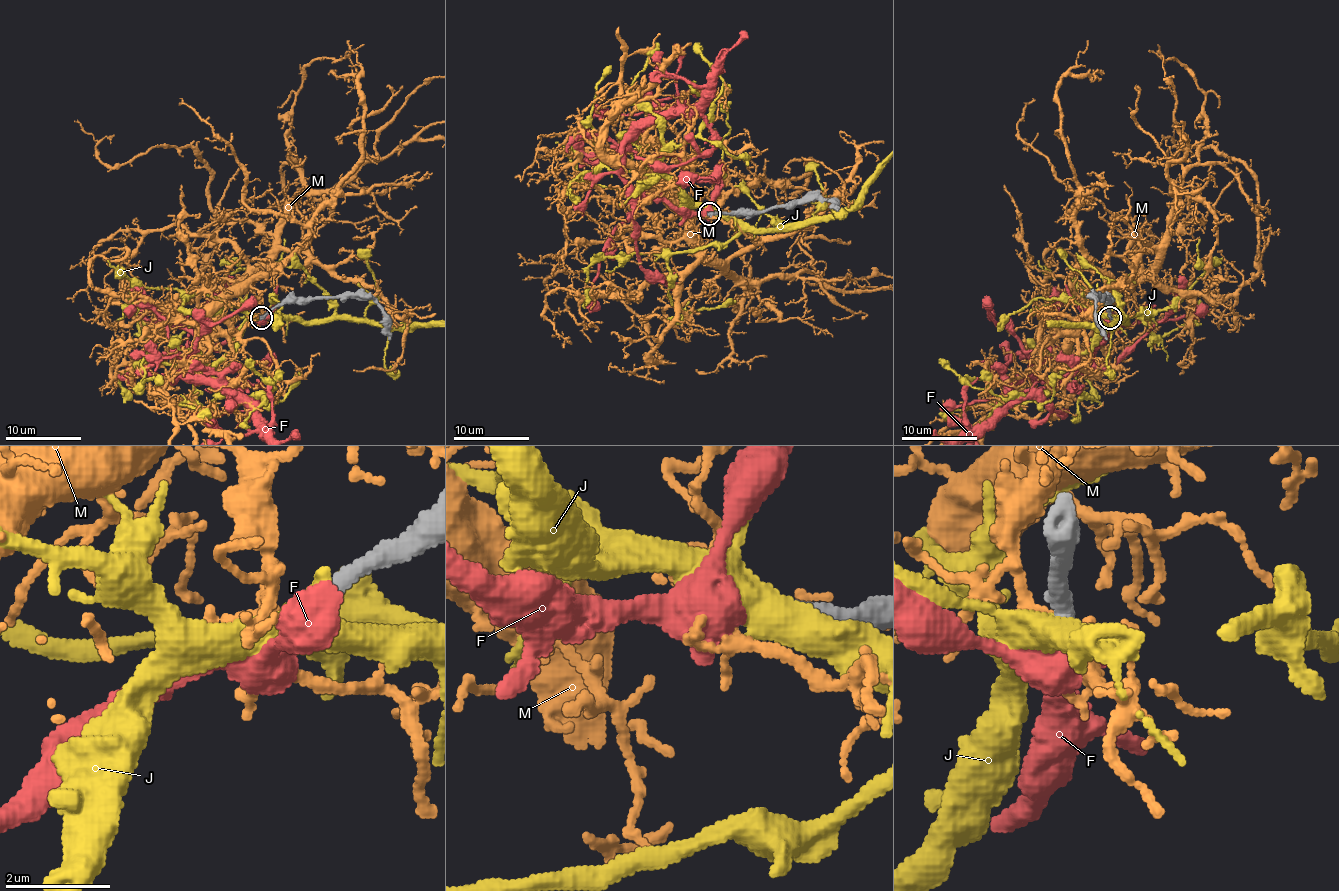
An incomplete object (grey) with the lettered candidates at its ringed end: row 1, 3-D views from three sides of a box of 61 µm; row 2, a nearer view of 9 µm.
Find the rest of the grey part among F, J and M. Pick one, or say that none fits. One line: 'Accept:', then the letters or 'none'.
Accept: F

